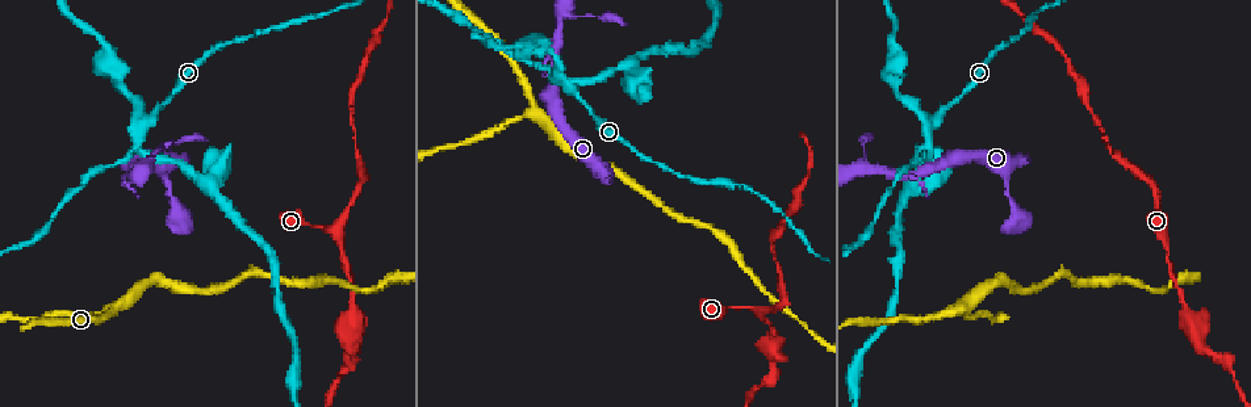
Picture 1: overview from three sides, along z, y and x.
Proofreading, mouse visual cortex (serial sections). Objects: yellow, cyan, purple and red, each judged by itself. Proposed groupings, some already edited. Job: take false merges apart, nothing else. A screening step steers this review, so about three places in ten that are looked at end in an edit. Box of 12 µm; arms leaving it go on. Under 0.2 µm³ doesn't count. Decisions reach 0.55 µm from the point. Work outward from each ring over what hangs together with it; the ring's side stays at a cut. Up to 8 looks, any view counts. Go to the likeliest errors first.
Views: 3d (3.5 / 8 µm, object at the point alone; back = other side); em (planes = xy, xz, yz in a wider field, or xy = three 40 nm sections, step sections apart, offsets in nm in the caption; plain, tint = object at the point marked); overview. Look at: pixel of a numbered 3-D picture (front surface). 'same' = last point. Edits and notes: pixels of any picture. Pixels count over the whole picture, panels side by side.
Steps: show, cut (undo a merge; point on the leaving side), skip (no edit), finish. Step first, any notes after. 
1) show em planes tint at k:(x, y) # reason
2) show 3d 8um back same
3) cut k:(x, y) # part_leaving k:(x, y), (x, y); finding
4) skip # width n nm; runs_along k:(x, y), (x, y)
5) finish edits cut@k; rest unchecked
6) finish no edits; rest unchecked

show 3d 3.5um at 1:(753, 306) # a fork

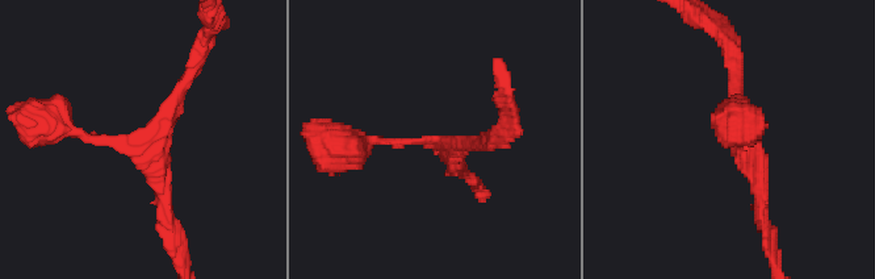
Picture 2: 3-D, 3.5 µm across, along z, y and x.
show em planes tint at 2:(441, 140)

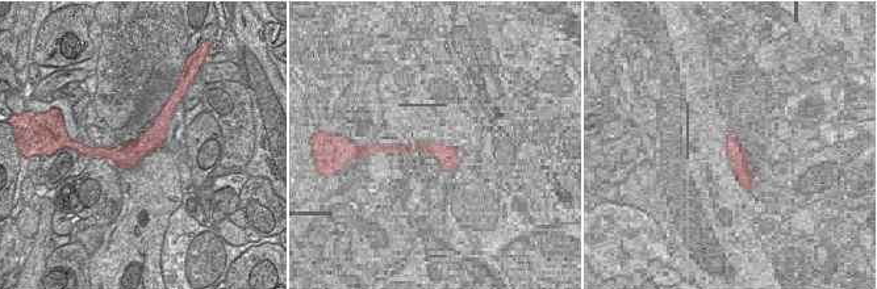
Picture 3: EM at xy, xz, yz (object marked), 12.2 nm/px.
skip # width 280 nm; runs_along 2:(59, 128), (157, 148), (168, 212); all the same cell

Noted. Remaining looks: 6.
show 3d 8um back at 1:(933, 124) # three-way junction

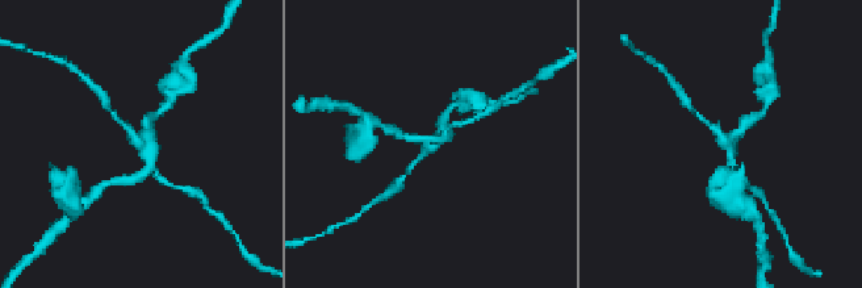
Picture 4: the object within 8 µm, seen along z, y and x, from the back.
show 3d 3.5um at 4:(723, 145) # closer look

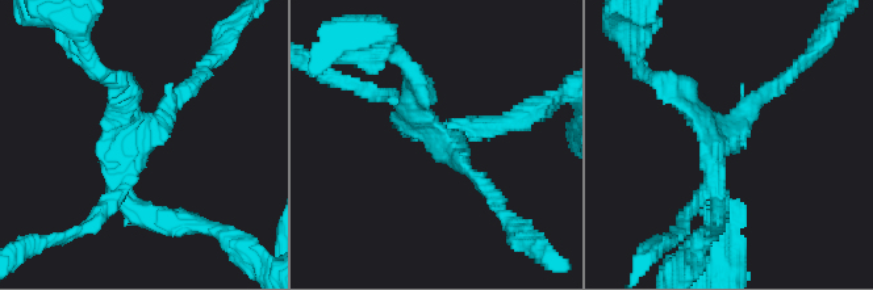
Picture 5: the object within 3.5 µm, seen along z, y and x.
show em xy step 1 tint at 5:(142, 141) # arms 3; arm_widths 150, 200, 250 nm; shape alone is not enough

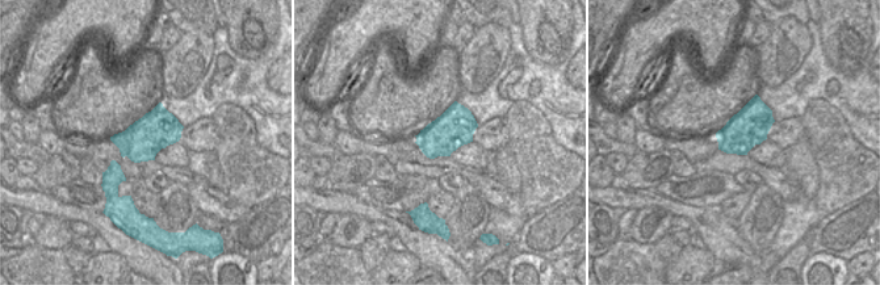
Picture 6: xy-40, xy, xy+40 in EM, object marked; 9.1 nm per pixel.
cut 5:(109, 114) # border 6:(125, 130), (128, 156); two cells meet here

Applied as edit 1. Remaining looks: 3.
show overview

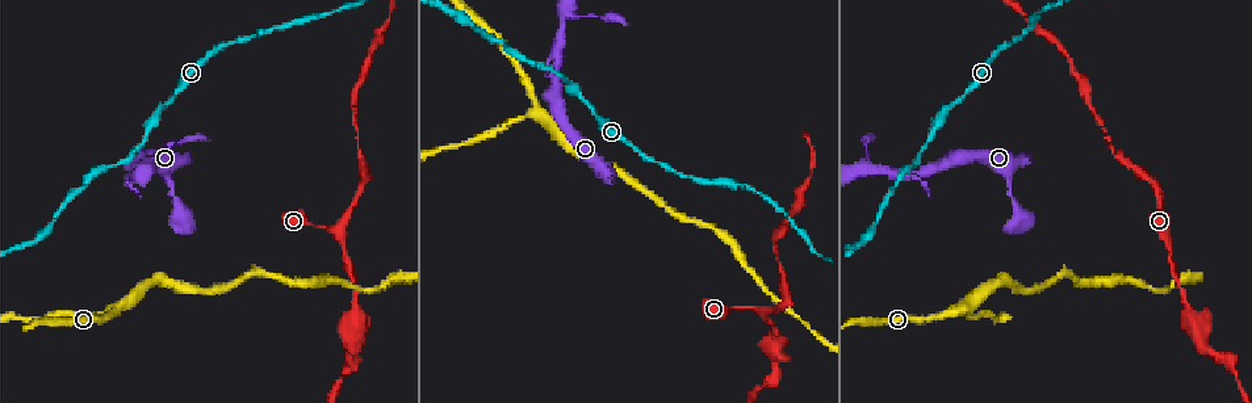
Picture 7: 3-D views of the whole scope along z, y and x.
show 3d 3.5um at 7:(115, 306) # abrupt turn

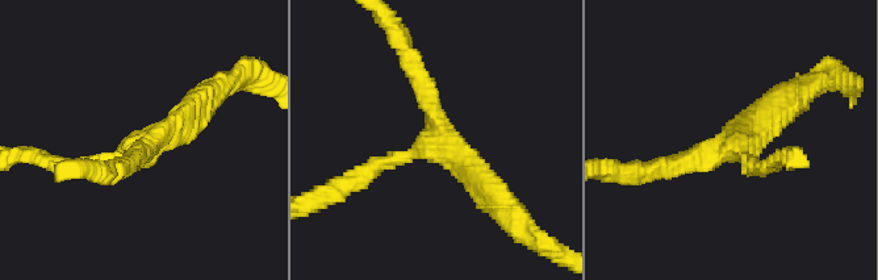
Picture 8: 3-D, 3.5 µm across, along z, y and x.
show em xy step 5 tint at 8:(440, 139)

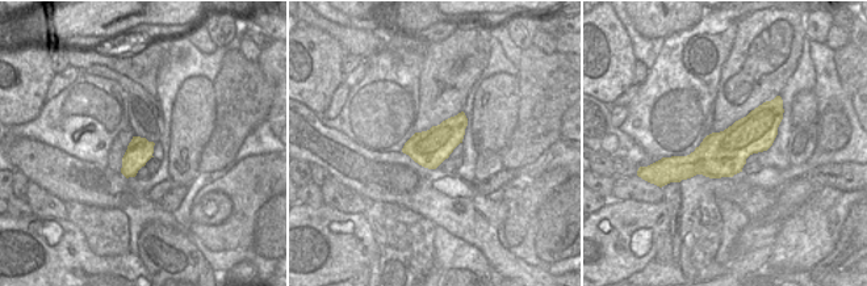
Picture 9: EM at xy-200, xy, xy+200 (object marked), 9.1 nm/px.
skip # runs_along 8:(413, 66), (438, 141), (494, 193); one cell here

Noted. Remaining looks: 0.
finish edits cut@5; rest unchecked

